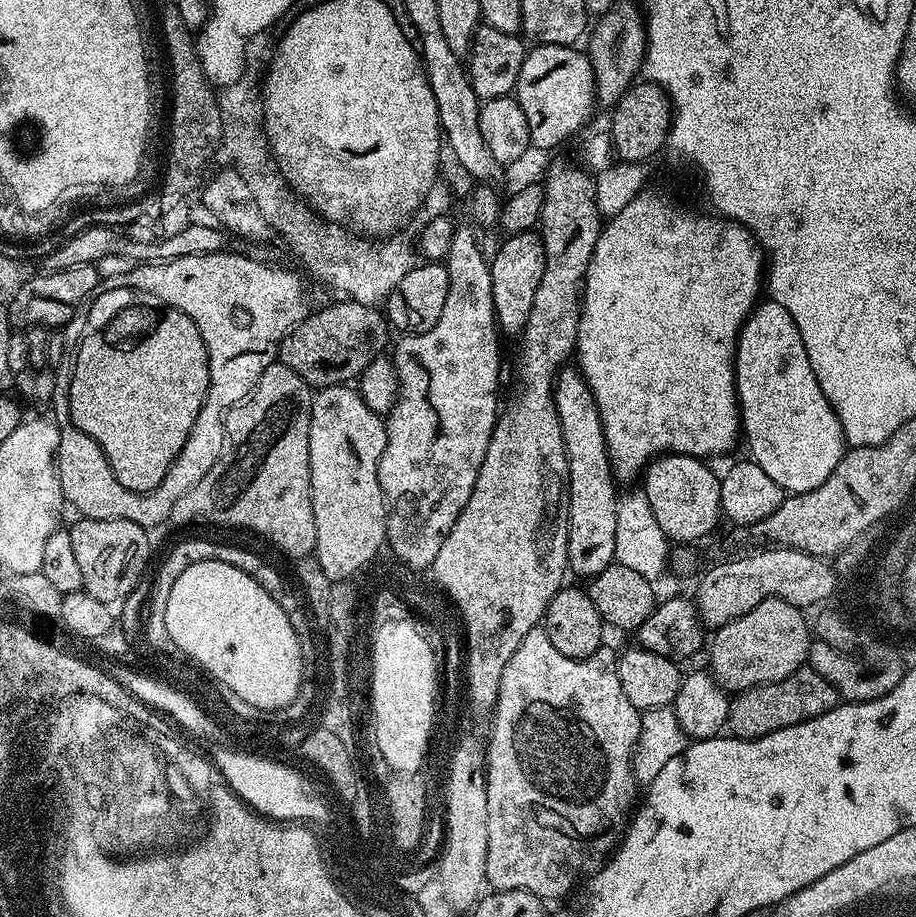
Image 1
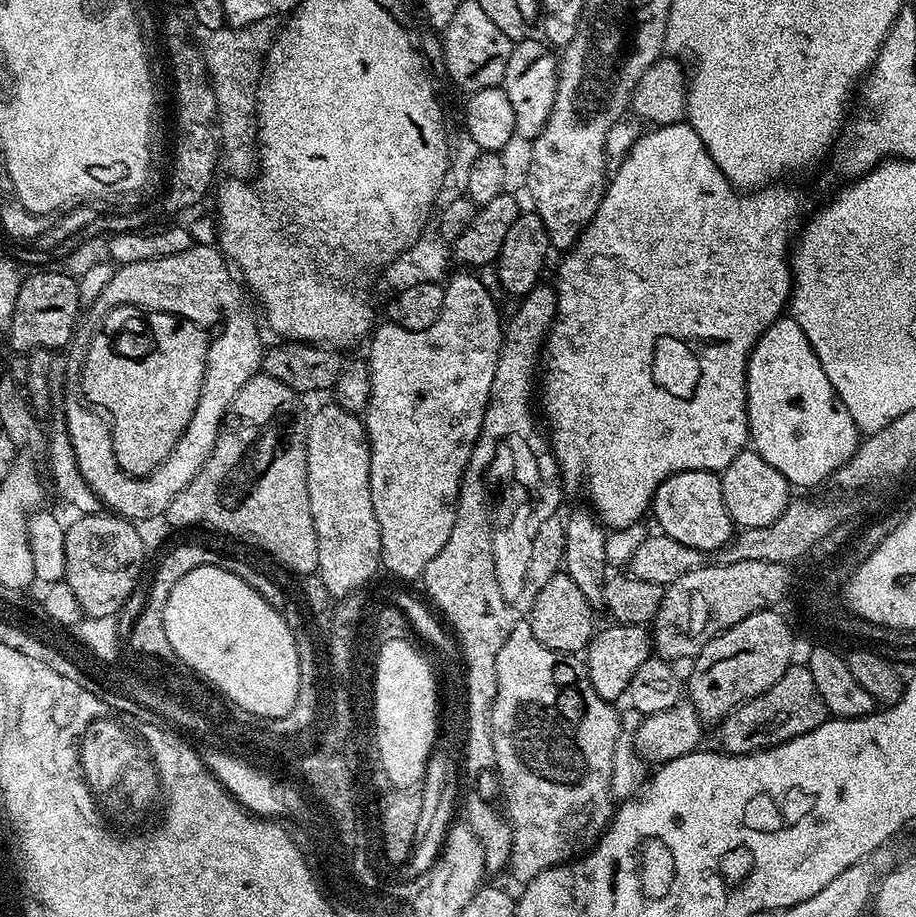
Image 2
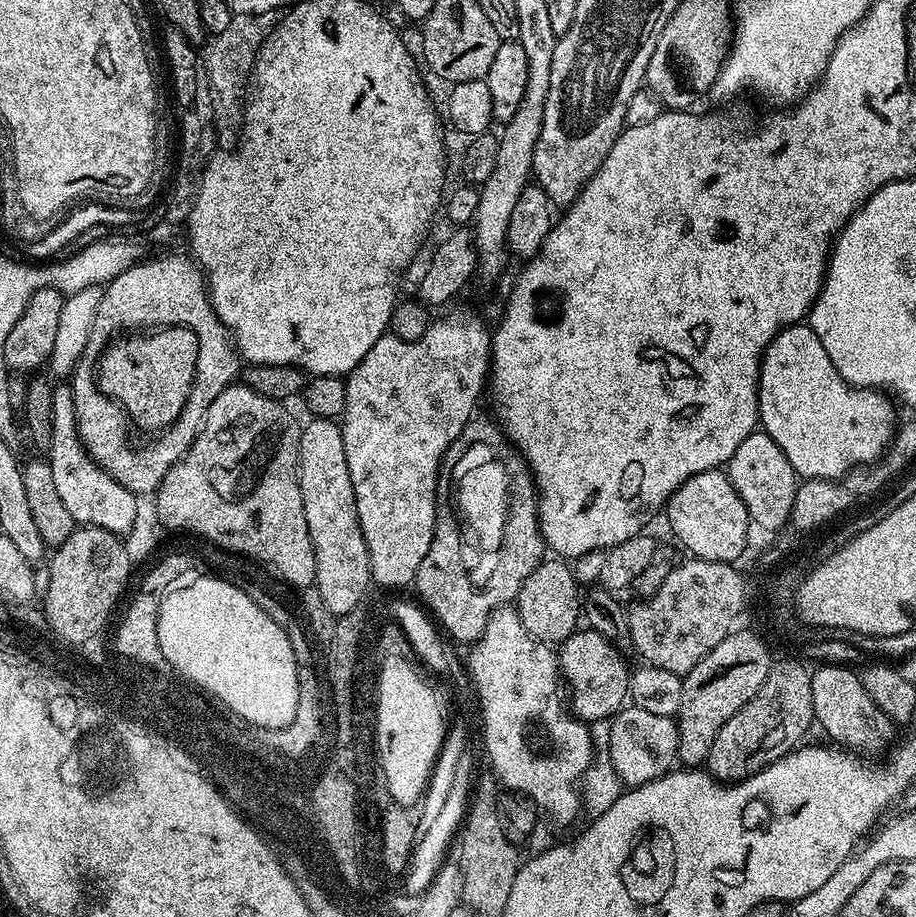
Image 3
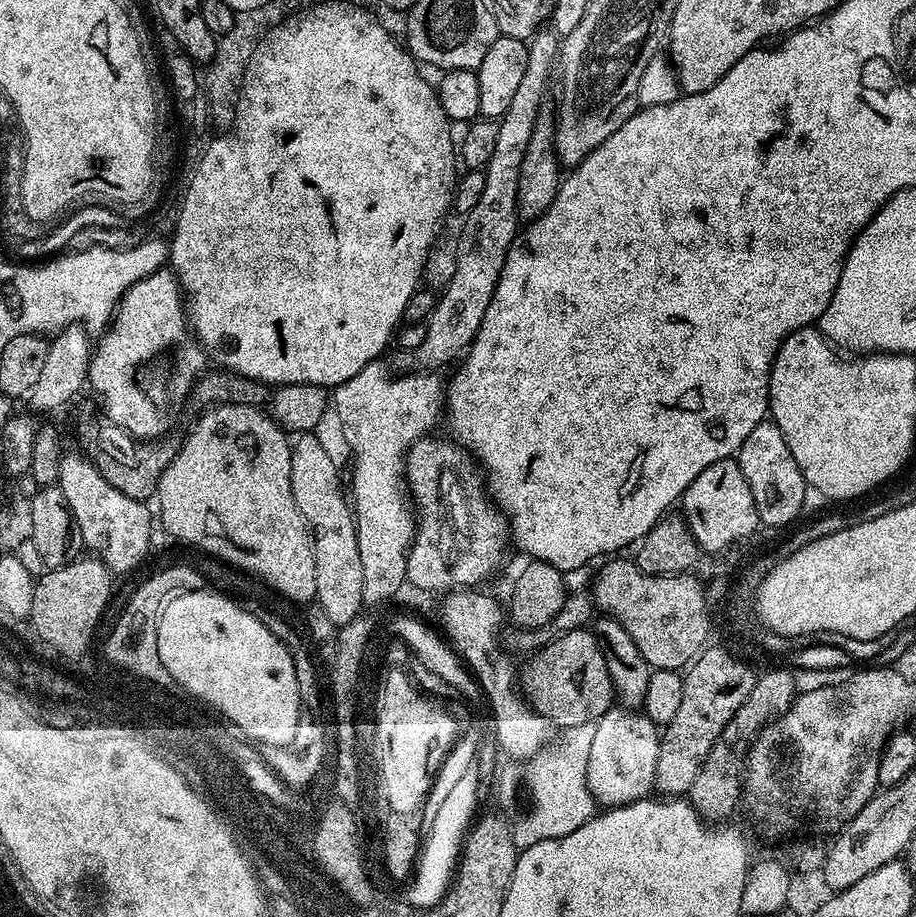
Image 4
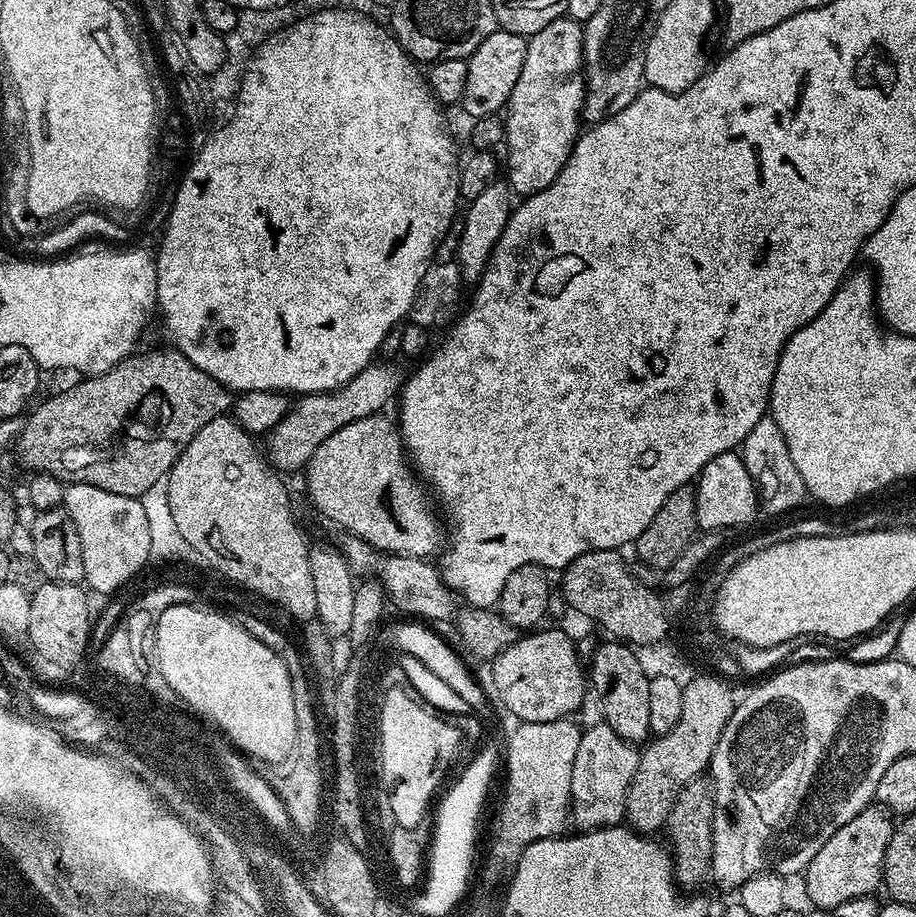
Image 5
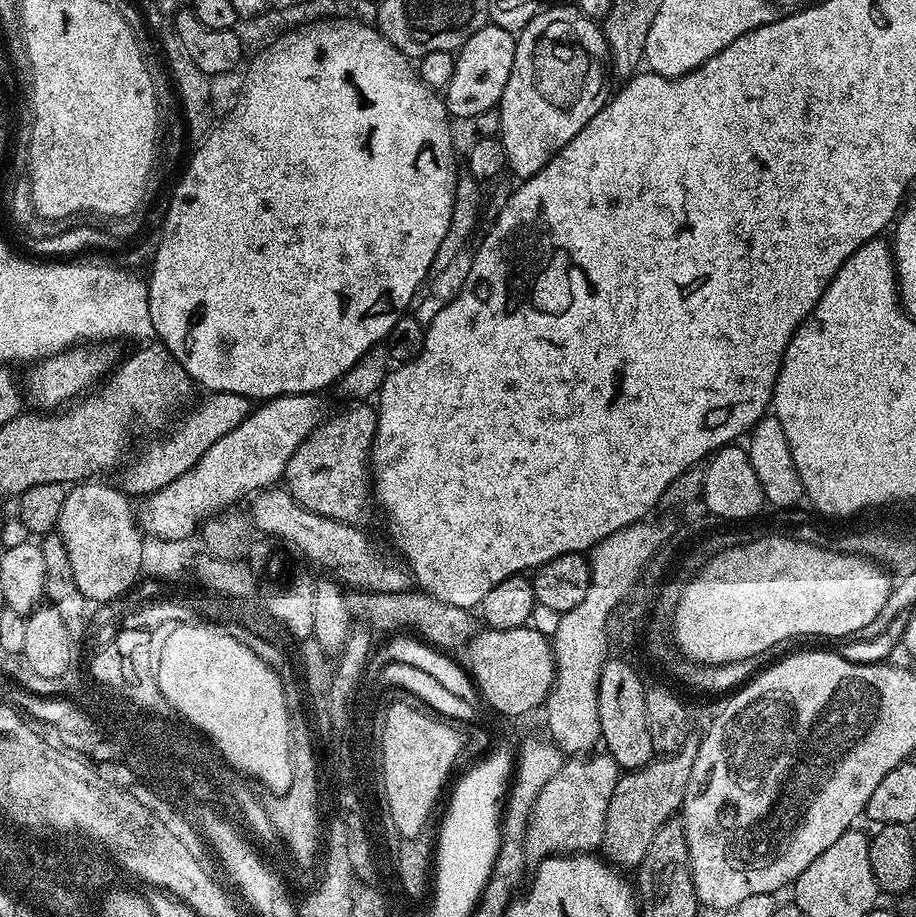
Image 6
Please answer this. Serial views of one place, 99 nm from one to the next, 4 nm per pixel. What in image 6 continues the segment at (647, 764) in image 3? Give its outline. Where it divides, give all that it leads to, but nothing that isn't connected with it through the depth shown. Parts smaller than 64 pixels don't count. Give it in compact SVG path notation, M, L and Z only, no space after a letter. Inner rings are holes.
M596 755L569 759L536 797L524 844L524 855L529 861L539 862L557 854L592 854L603 845L606 812L622 769L612 755Z

